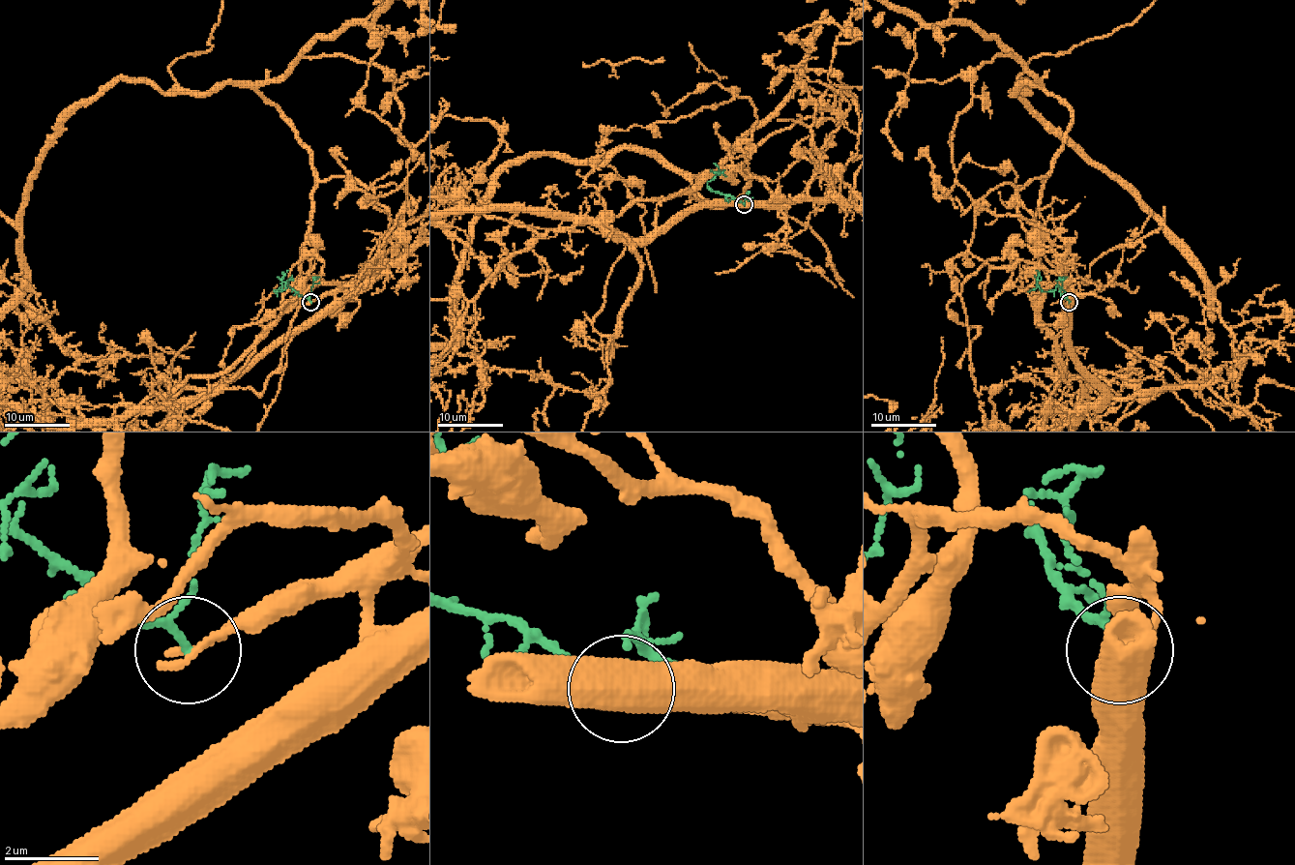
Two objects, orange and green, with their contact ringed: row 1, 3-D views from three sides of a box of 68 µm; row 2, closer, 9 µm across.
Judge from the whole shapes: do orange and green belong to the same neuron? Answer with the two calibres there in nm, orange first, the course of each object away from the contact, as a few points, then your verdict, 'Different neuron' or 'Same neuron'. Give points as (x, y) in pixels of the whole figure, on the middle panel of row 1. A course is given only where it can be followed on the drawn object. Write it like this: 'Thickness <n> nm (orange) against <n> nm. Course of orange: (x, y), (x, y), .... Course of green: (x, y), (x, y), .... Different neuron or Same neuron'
Thickness 170 nm (orange) against 120 nm. Course of orange: (745, 204), (774, 195), (743, 169), (714, 207), (691, 180), (787, 96). Course of green: (745, 204), (715, 193), (707, 183), (719, 169), (714, 164). Different neuron

